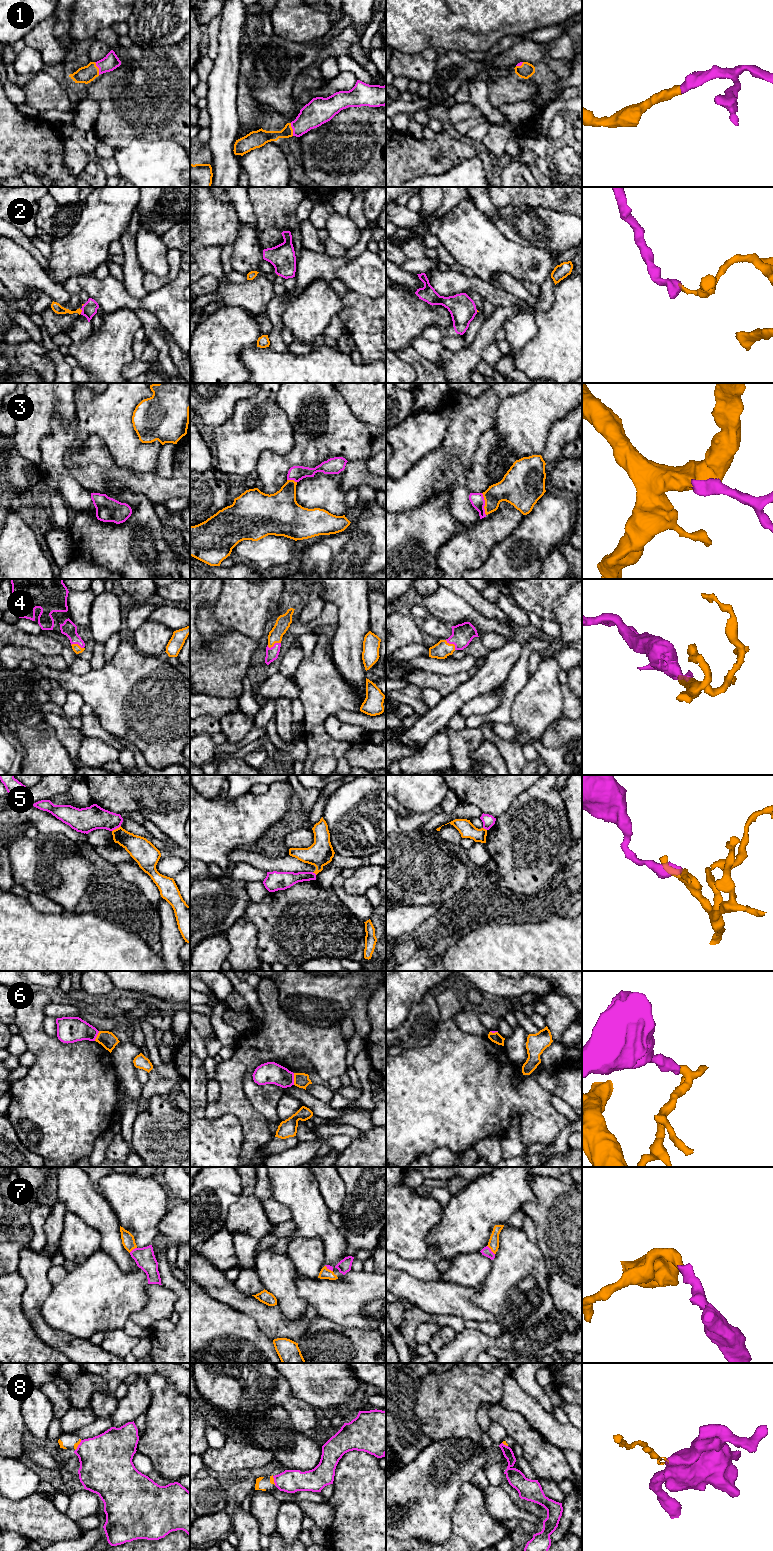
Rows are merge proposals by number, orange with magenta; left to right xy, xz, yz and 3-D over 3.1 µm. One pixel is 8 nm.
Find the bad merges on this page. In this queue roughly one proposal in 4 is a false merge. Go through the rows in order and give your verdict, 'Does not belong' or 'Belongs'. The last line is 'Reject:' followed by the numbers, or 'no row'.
1: Belongs
2: Does not belong
3: Belongs
4: Belongs
5: Does not belong
6: Does not belong
7: Belongs
8: Does not belong
Reject: 2, 5, 6, 8

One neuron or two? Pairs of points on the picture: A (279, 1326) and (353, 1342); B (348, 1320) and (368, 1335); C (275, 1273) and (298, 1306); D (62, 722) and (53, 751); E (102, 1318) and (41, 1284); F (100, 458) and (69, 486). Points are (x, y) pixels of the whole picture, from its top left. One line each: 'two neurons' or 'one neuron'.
A: two neurons
B: two neurons
C: one neuron
D: two neurons
E: two neurons
F: two neurons

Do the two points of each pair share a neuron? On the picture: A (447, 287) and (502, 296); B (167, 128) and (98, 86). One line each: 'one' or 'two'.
A: one
B: one

